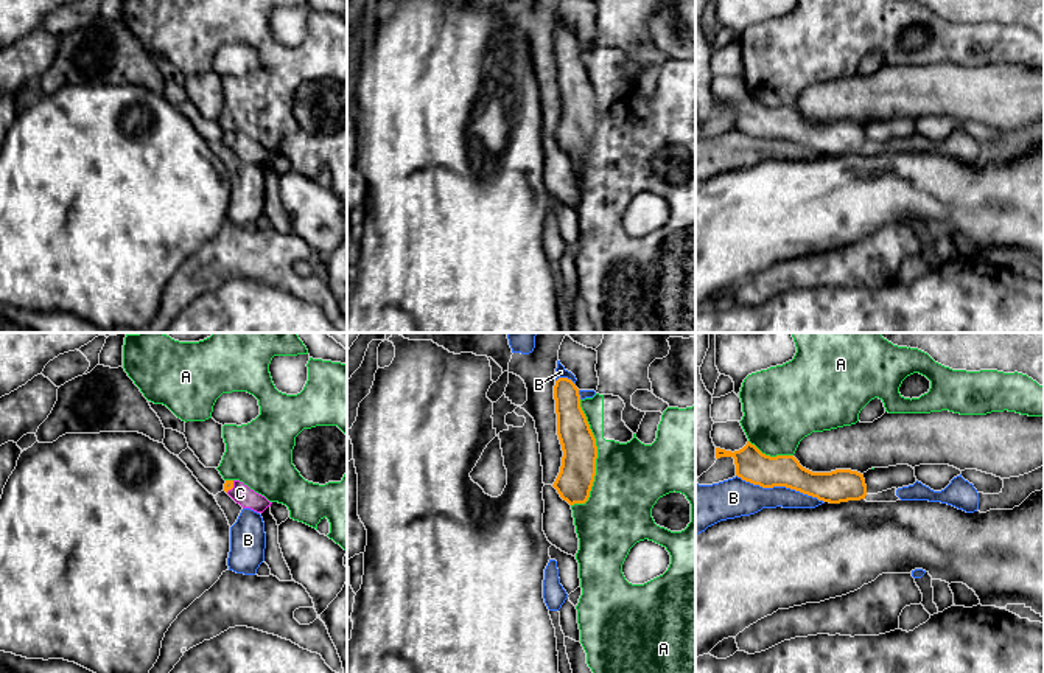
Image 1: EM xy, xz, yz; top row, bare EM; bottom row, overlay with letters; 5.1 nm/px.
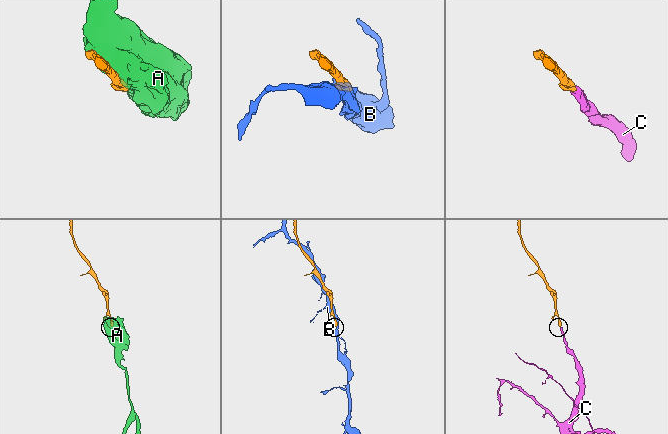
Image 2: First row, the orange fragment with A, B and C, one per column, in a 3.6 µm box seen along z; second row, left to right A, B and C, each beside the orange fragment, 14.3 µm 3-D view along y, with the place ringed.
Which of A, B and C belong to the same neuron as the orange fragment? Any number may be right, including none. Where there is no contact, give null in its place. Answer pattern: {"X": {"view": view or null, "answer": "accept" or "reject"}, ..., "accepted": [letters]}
{"A": {"view": "xz", "answer": "reject"}, "B": {"view": "yz", "answer": "reject"}, "C": {"view": "xy", "answer": "accept"}, "accepted": ["C"]}

